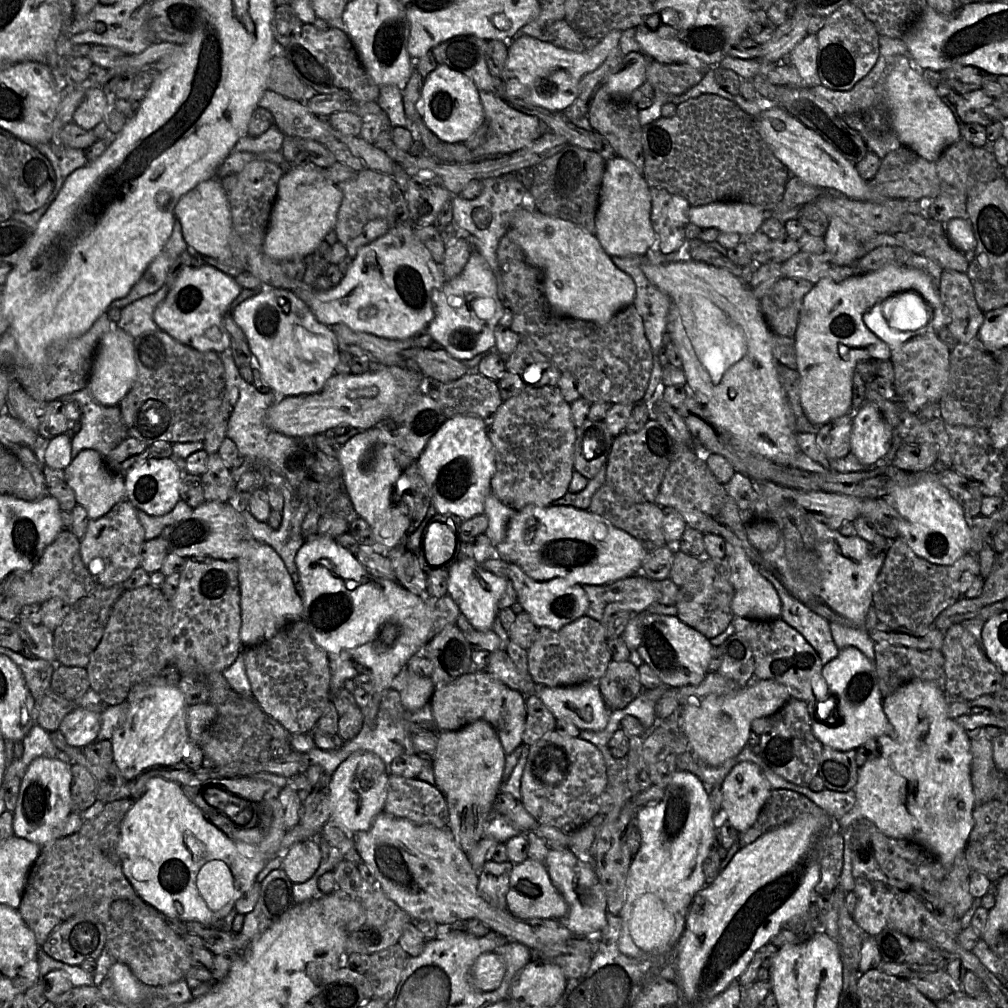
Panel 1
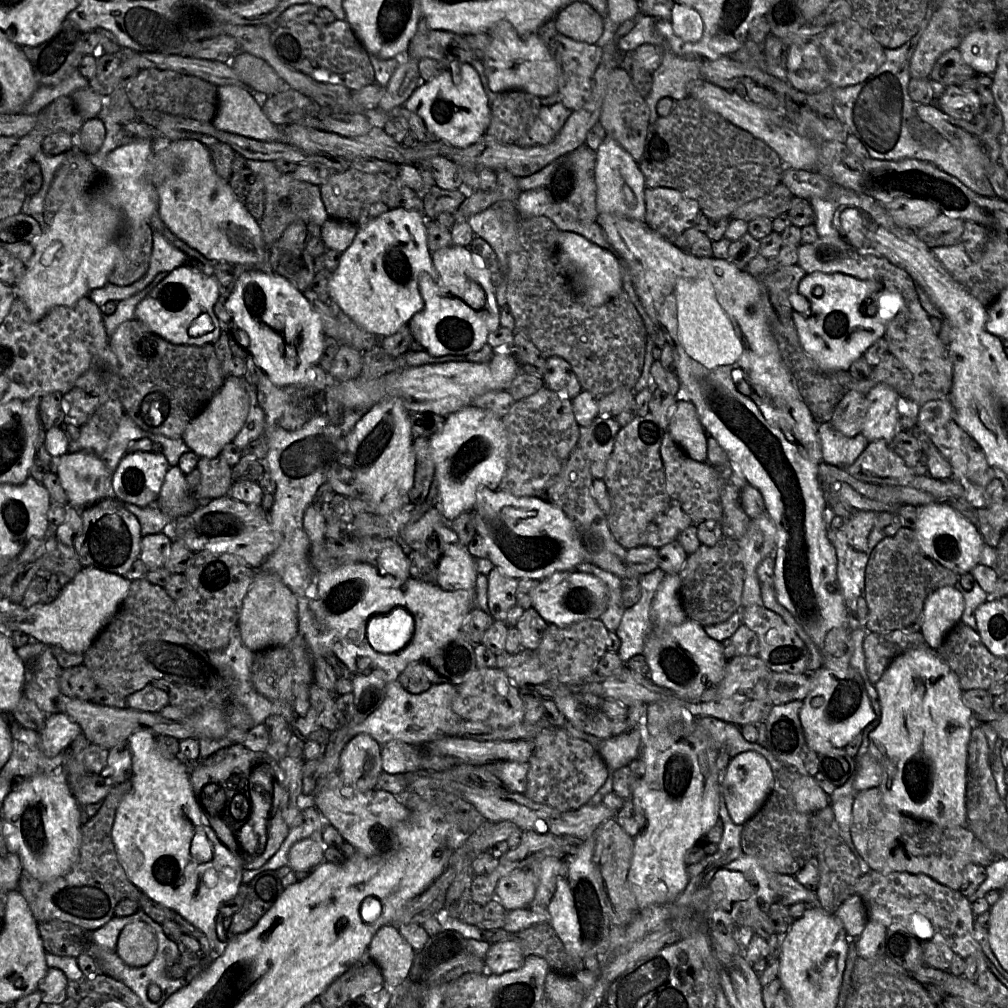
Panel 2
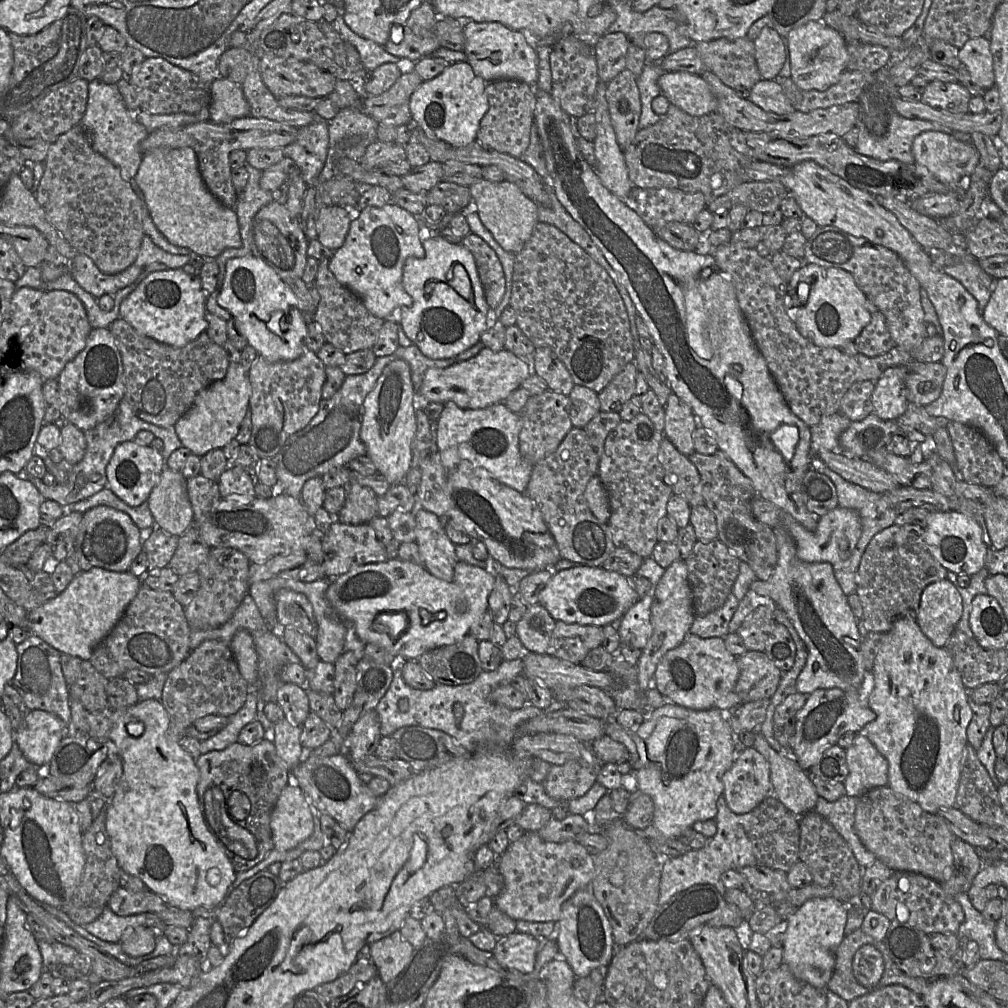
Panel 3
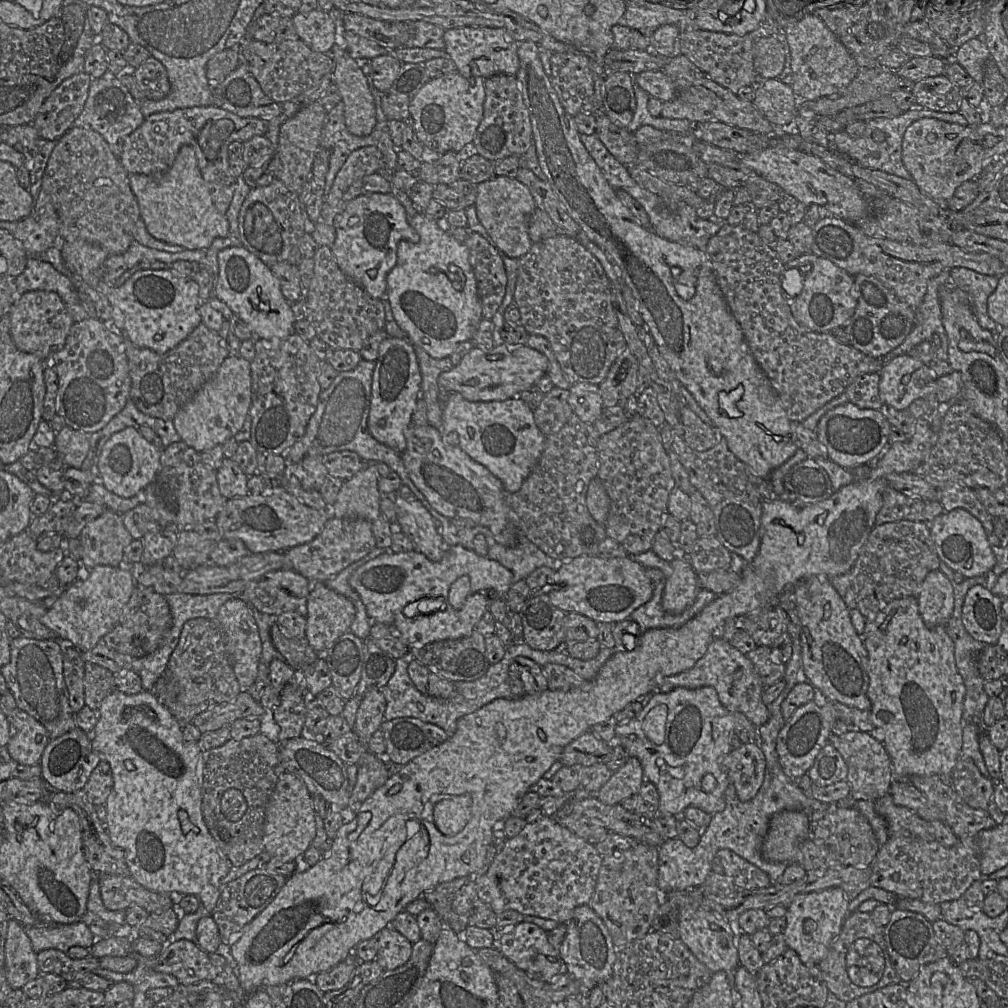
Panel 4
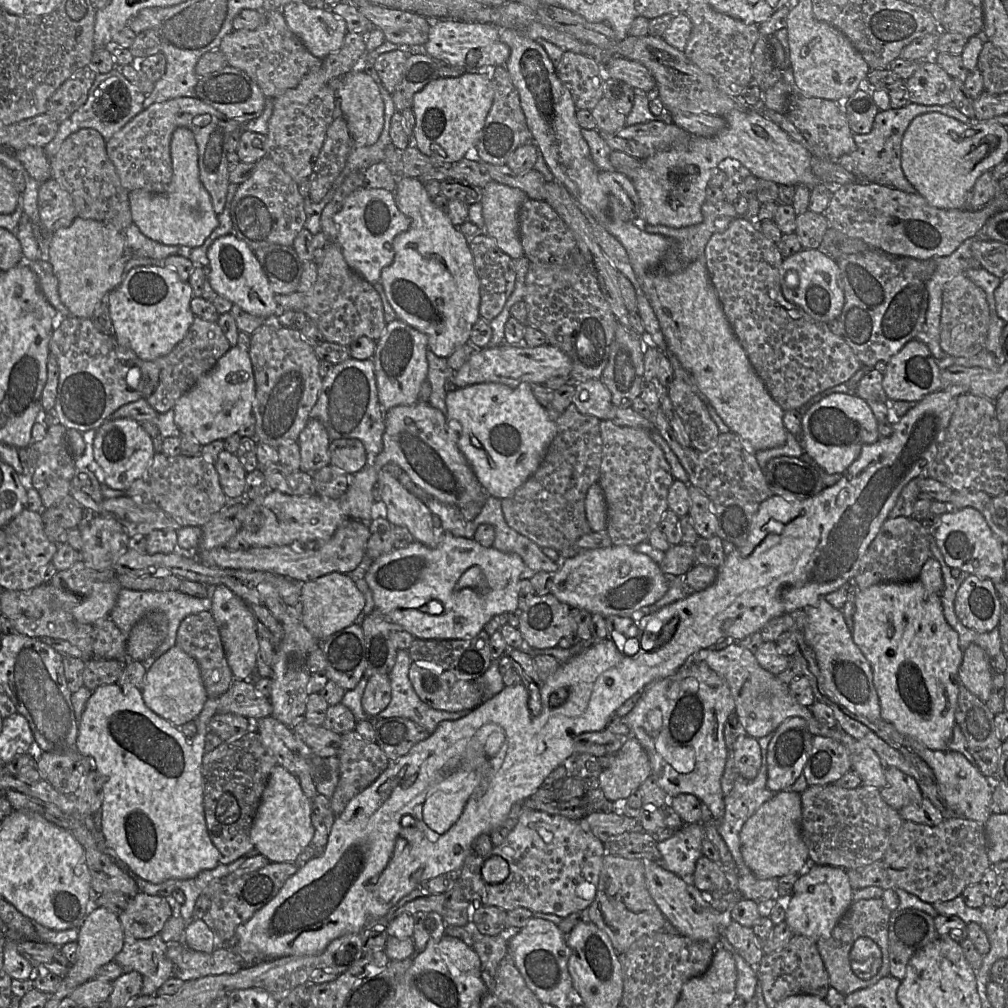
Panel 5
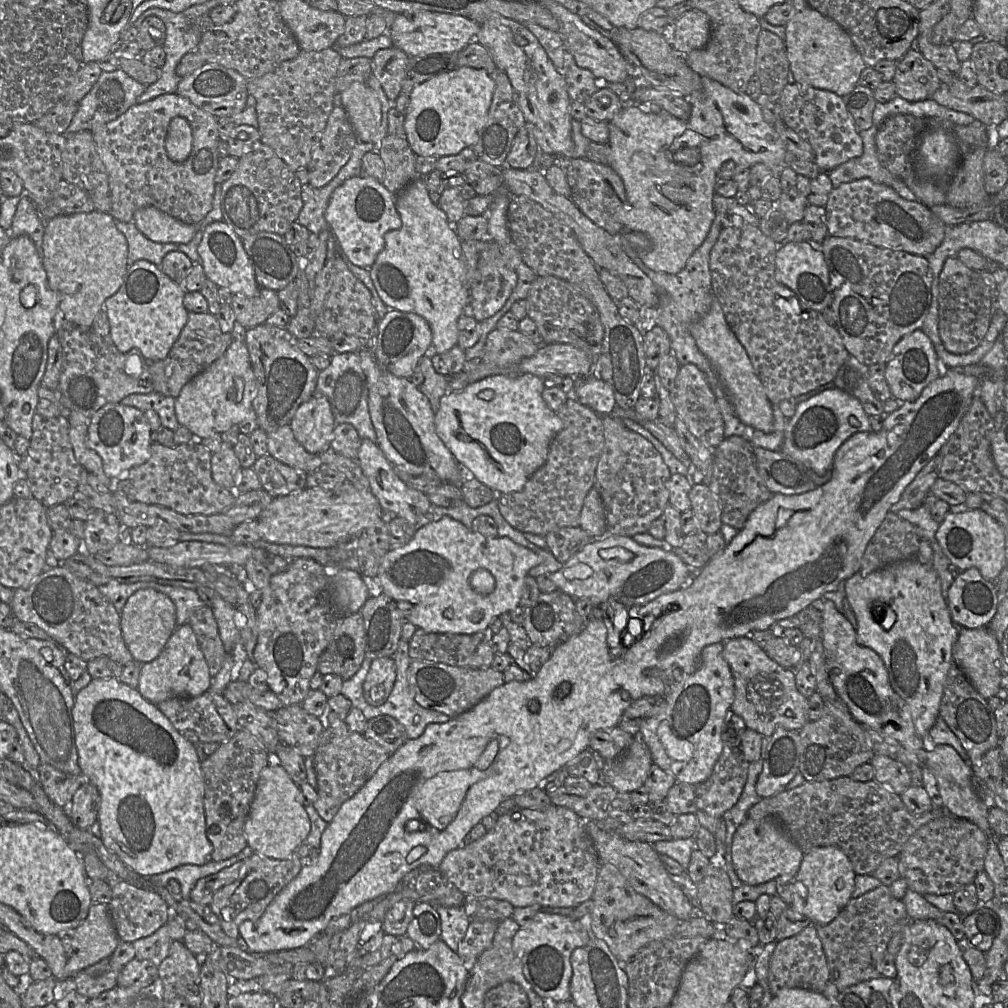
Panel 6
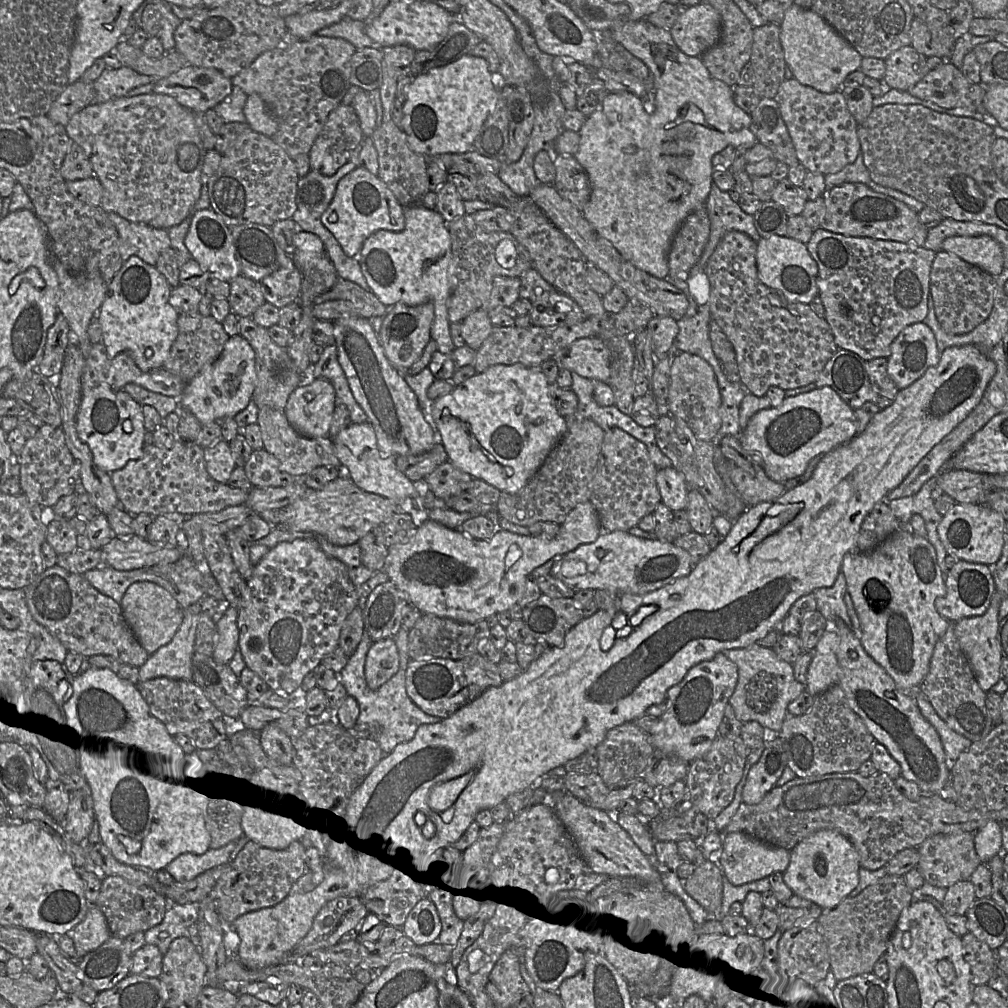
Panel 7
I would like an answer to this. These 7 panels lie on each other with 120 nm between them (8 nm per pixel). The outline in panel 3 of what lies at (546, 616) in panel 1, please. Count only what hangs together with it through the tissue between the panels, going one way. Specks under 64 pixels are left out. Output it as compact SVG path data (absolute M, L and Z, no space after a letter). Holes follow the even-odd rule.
M577 564L553 572L551 579L539 594L539 603L556 621L603 627L622 618L639 598L641 597L634 589L631 578L603 567Z

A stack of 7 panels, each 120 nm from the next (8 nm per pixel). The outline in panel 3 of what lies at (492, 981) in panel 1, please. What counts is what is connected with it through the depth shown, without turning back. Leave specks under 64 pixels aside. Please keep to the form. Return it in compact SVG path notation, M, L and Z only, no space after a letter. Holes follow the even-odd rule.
M515 931L498 937L492 953L506 971L529 974L534 970L539 947L539 938Z

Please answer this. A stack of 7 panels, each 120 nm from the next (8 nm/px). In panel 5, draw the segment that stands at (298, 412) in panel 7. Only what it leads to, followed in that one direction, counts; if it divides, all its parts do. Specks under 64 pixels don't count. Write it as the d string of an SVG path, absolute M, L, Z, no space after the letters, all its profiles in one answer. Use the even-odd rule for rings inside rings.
M310 418L297 442L301 457L300 470L313 474L330 464L330 439L319 420Z

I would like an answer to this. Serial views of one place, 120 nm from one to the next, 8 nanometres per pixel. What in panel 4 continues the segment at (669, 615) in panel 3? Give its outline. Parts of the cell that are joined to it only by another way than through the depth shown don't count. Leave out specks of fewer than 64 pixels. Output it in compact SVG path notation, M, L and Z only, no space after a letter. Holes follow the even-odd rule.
M678 554L671 562L672 574L666 578L662 608L671 614L680 614L692 605L701 586L698 574L688 559Z

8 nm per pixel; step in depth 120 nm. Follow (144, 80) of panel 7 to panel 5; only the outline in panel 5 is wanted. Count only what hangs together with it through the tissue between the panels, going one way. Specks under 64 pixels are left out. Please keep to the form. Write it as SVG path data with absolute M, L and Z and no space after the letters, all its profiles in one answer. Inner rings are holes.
M119 68L108 73L98 74L89 91L87 101L69 118L59 124L55 137L43 149L51 160L58 152L62 142L71 134L83 128L97 130L104 140L109 140L126 123L143 110L144 95L134 84L127 80Z

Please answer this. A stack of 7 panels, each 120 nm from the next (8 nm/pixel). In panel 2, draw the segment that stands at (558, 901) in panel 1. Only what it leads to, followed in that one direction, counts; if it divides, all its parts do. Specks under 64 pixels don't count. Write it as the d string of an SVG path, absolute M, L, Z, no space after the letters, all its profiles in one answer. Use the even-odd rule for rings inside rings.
M529 869L514 870L499 880L495 899L509 912L527 908L536 891L536 878Z

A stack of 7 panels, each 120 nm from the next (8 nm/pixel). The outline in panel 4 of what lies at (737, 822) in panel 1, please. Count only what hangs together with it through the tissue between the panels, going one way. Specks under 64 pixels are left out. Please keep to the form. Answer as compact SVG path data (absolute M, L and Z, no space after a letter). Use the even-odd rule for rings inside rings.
M754 742L732 749L727 758L727 775L740 801L747 802L756 796L764 780L765 768L764 753Z

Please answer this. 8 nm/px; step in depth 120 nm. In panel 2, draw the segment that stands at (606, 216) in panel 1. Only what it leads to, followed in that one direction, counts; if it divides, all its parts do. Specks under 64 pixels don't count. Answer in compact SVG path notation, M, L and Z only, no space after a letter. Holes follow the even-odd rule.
M606 135L596 150L595 184L598 214L609 213L632 220L645 221L645 178L638 163L609 135Z

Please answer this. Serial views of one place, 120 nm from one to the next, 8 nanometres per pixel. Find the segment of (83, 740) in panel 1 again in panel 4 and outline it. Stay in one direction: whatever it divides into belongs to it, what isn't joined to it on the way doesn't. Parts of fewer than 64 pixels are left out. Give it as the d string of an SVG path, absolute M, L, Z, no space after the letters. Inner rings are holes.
M16 709L9 719L11 738L6 745L10 756L19 764L40 764L43 752L50 742L42 724L28 713Z

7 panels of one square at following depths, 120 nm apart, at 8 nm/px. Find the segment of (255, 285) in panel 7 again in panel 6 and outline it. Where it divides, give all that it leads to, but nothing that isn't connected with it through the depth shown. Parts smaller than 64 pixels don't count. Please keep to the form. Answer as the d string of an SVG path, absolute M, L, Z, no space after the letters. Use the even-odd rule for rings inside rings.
M260 288L259 293L253 297L233 294L231 305L236 321L247 329L265 324L280 309L278 293L267 288Z

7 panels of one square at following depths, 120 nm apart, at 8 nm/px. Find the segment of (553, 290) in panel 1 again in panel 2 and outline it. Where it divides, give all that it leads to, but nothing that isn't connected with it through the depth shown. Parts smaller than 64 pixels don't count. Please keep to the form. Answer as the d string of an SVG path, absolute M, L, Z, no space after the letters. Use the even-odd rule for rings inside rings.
M561 231L559 253L564 270L588 305L601 306L623 291L623 265L611 249L604 249L577 233Z

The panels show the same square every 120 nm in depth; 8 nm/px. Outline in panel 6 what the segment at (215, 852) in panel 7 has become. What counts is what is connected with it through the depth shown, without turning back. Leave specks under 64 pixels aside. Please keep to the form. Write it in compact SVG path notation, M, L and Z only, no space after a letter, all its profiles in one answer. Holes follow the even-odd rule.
M236 856L222 861L209 861L204 865L185 864L170 871L152 875L148 880L156 886L167 887L167 883L171 879L175 879L181 886L181 895L183 899L190 900L190 892L196 882L208 875L215 874L220 870L233 865L244 859L237 859Z

